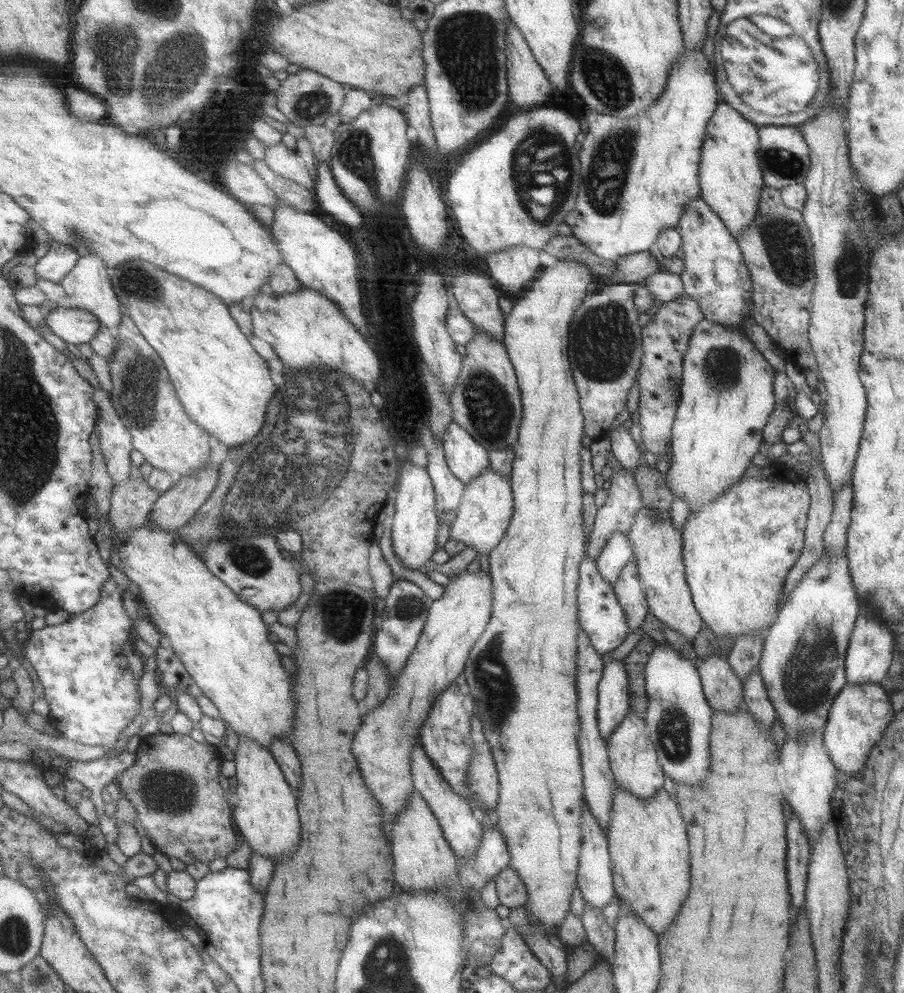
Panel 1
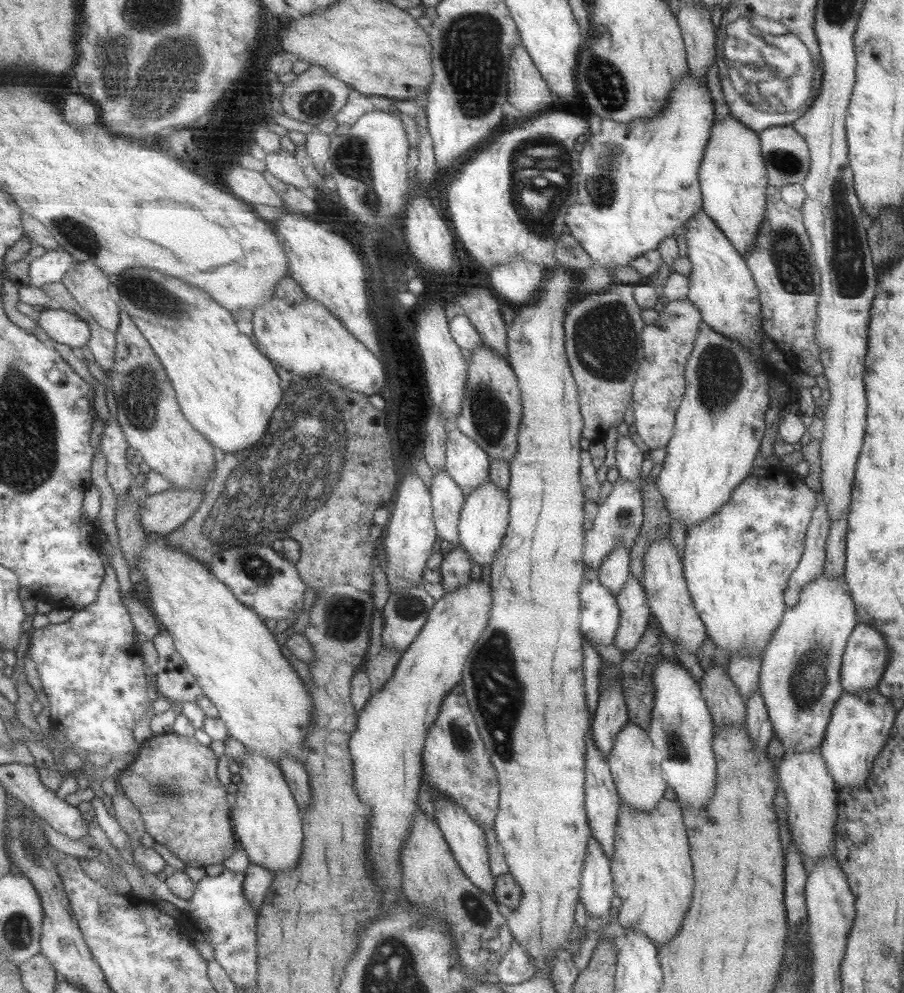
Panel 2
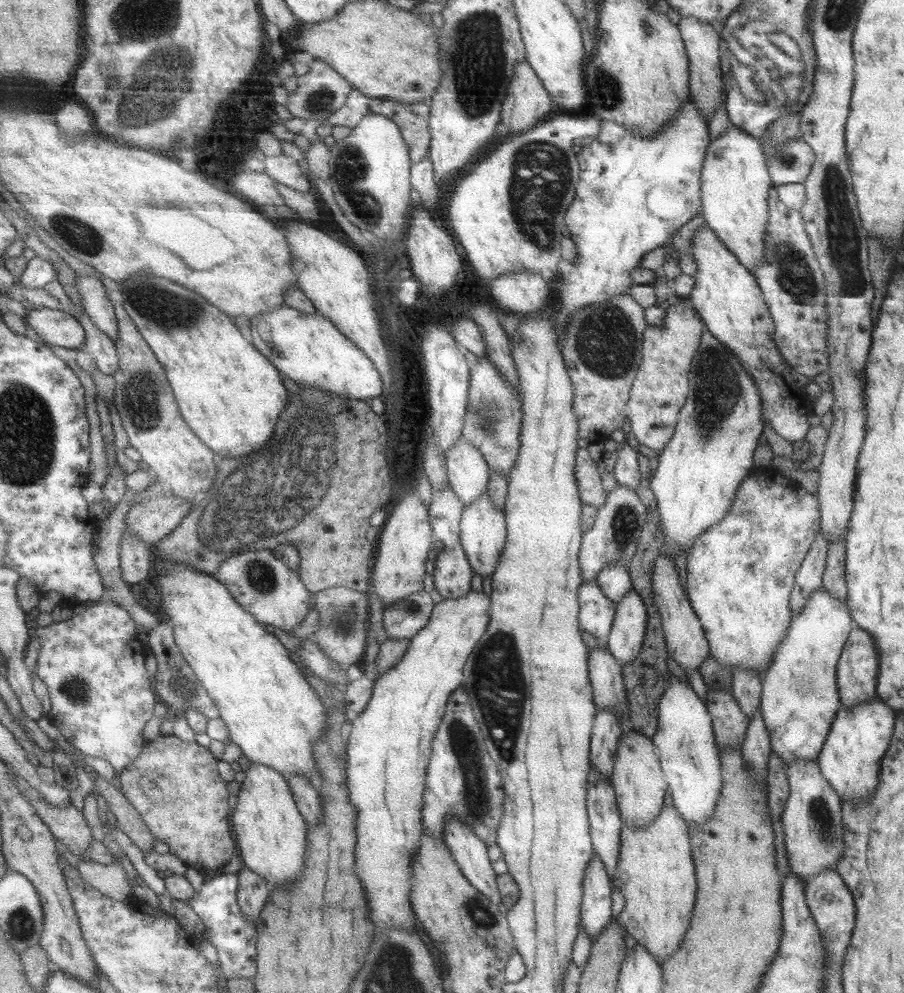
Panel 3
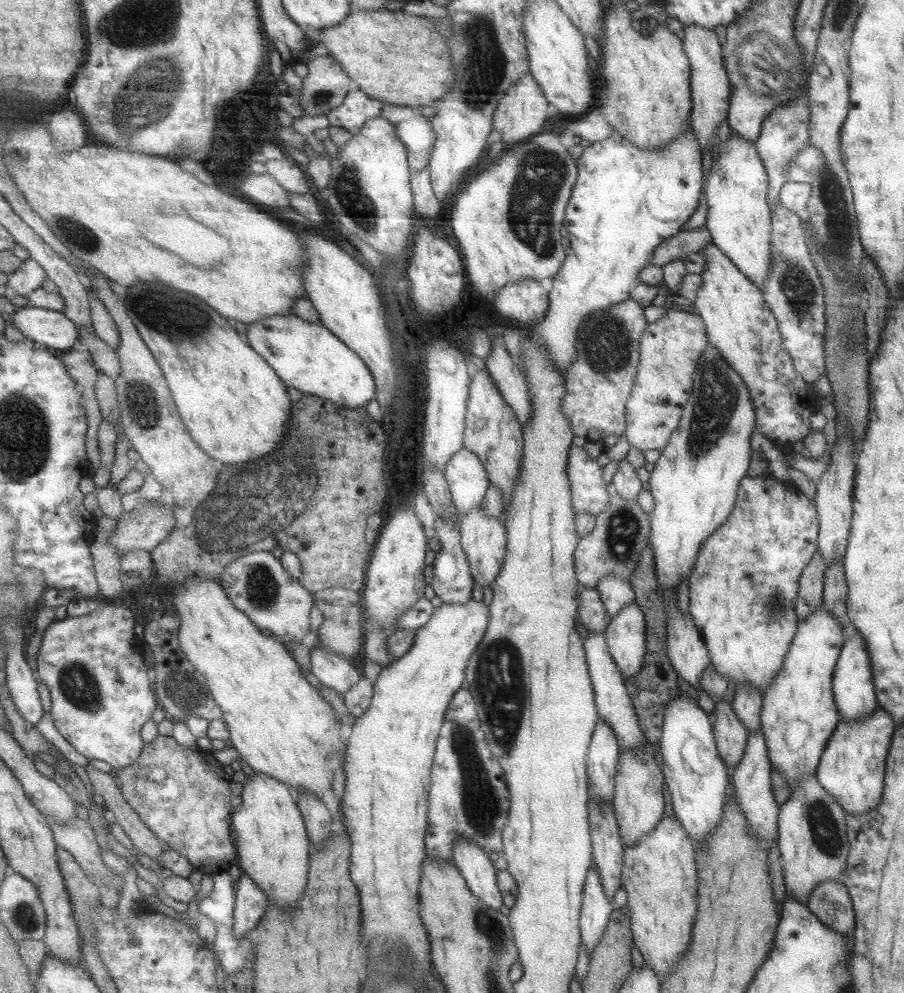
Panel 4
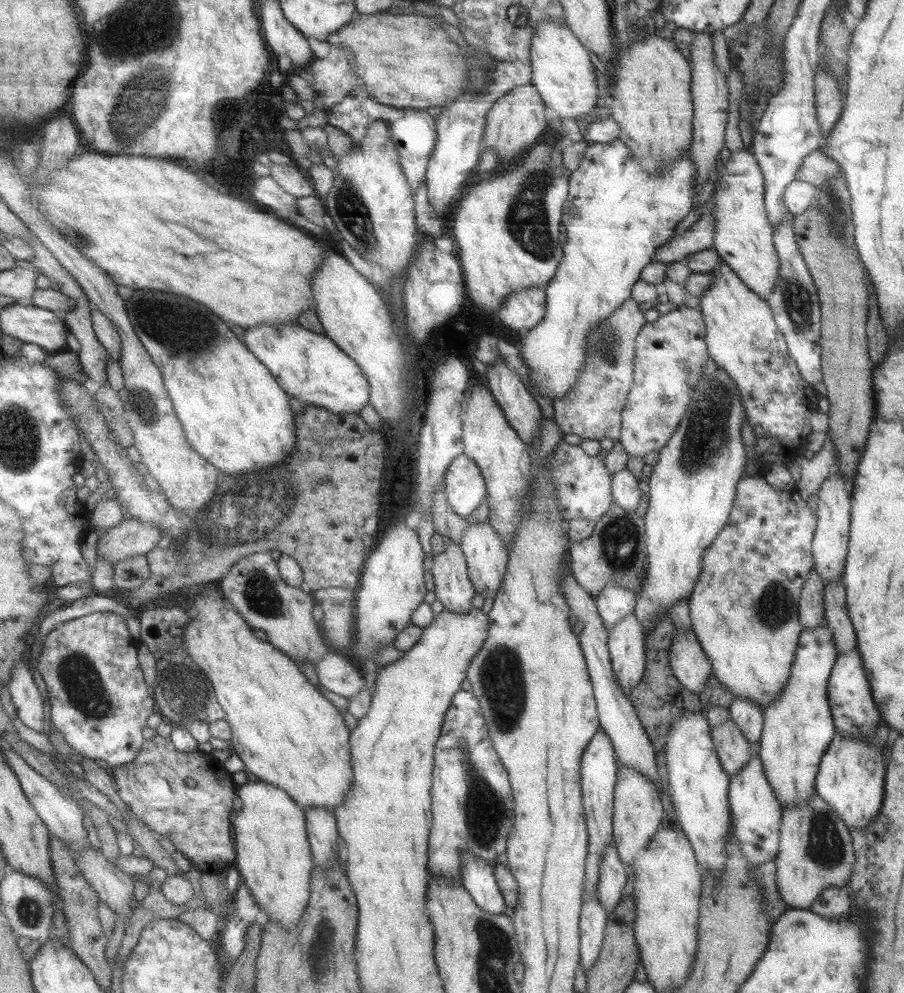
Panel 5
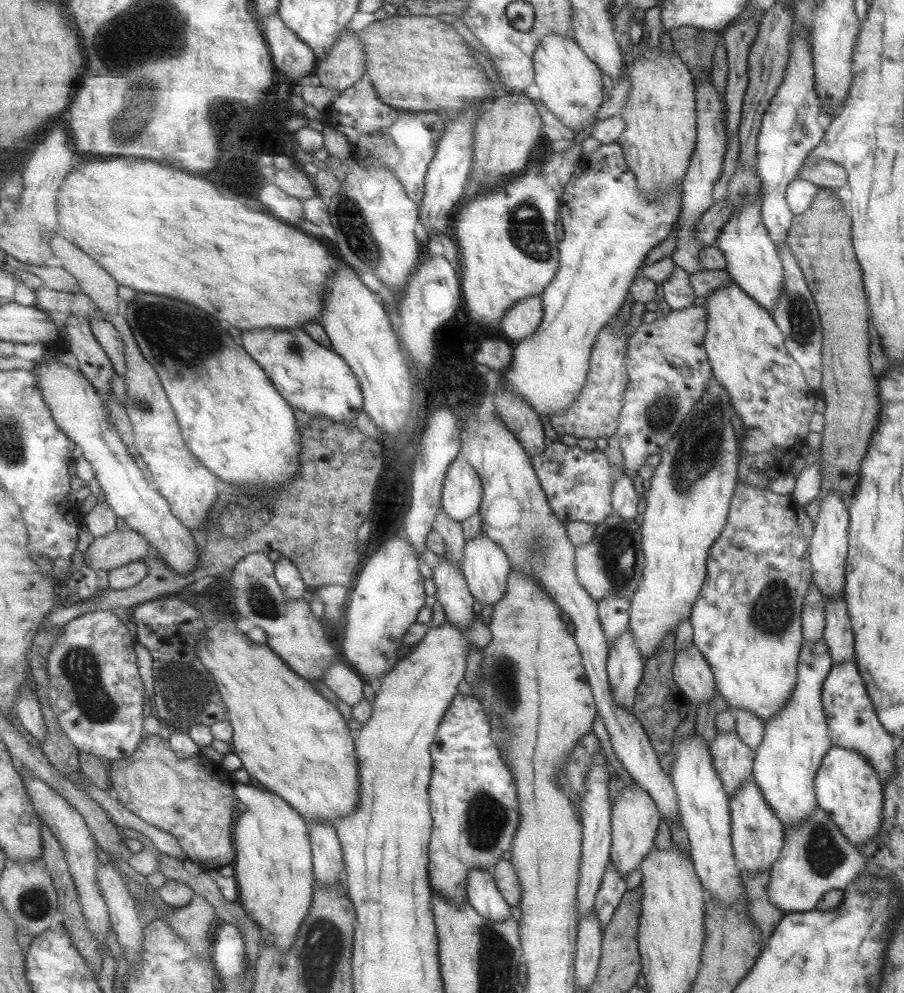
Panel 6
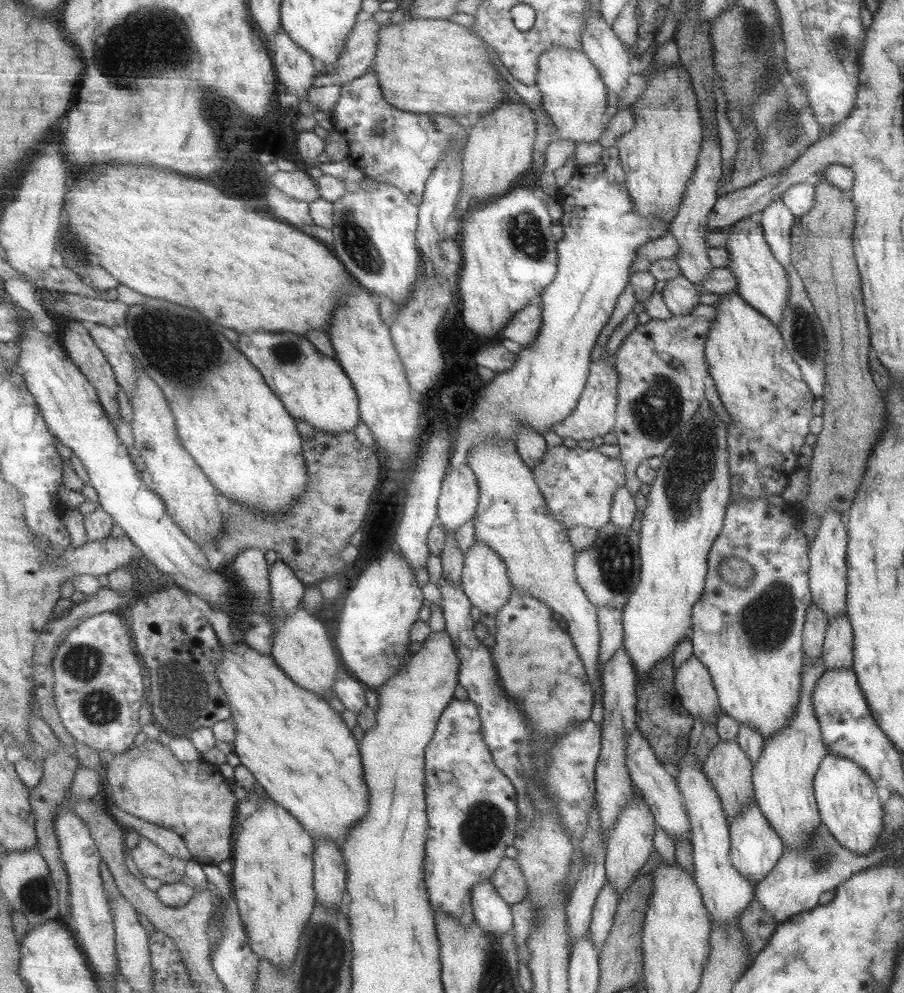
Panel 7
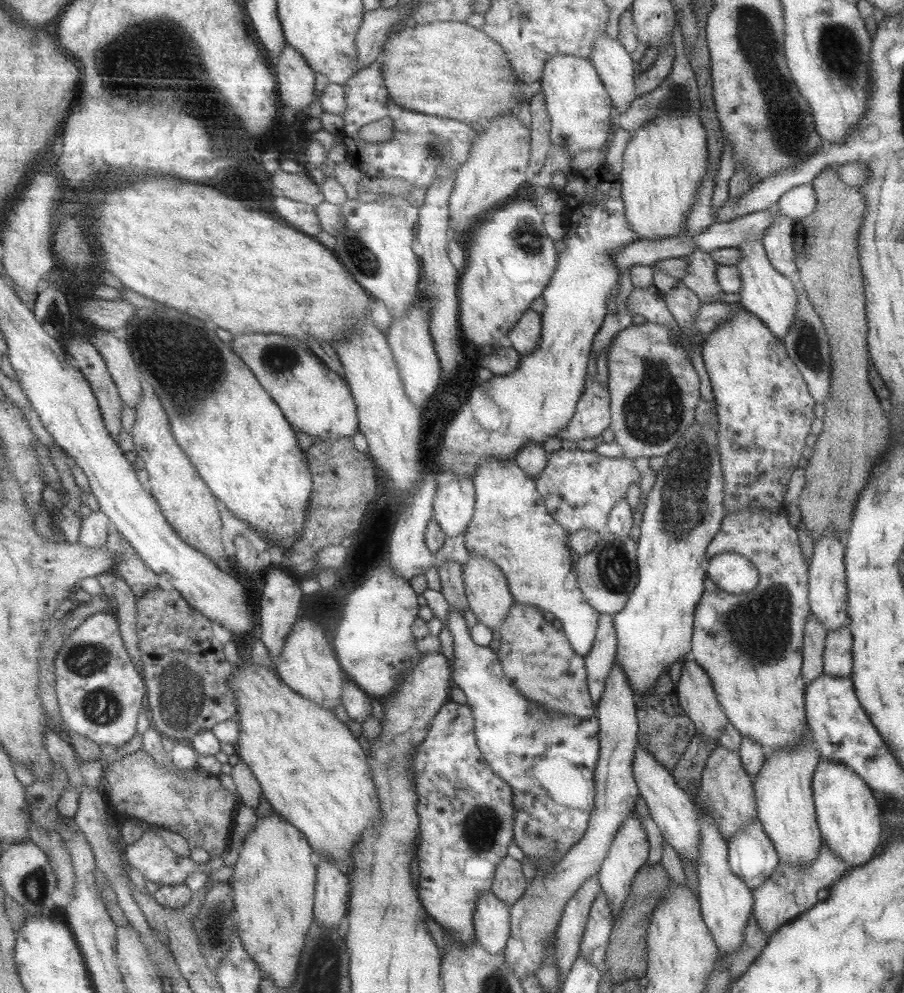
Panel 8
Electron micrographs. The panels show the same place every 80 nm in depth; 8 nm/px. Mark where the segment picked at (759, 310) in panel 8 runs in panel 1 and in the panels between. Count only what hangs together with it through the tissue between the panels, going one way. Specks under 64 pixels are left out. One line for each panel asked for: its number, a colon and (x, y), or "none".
1: (730, 179)
2: (732, 178)
3: (734, 178)
4: (738, 218)
5: (742, 237)
6: (752, 262)
7: (762, 283)

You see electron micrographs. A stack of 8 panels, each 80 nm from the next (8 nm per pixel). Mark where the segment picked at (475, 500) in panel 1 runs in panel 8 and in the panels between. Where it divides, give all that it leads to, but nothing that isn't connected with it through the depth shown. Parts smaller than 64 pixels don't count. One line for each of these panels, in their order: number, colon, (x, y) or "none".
2: (485, 515)
3: (483, 528)
4: (483, 537)
5: (487, 556)
6: (486, 567)
7: (486, 582)
8: (489, 595)

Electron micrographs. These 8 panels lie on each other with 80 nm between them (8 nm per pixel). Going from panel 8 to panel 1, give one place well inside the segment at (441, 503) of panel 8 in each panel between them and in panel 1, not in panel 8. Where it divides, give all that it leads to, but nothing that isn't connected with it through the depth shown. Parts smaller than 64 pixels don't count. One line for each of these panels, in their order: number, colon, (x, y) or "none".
1: (467, 457)
2: (468, 463)
3: (468, 471)
4: (469, 482)
5: (466, 488)
6: (463, 494)
7: (460, 498)

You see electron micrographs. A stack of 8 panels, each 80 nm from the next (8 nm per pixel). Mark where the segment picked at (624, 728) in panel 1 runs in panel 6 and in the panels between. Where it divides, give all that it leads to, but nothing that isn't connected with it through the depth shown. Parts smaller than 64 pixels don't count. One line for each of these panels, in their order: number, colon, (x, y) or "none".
2: (640, 784)
3: (638, 782)
4: (637, 804)
5: (637, 812)
6: (634, 819)

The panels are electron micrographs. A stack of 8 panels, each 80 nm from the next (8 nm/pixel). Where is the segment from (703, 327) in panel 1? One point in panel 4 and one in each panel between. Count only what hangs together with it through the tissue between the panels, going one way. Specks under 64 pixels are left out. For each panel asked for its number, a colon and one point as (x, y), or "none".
2: (718, 427)
3: (710, 452)
4: (694, 483)

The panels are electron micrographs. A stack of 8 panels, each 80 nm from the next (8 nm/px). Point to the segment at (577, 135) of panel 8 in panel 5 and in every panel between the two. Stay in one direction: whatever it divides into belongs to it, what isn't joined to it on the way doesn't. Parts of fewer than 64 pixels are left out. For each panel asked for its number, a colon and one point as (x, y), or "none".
5: (563, 75)
6: (569, 84)
7: (571, 91)

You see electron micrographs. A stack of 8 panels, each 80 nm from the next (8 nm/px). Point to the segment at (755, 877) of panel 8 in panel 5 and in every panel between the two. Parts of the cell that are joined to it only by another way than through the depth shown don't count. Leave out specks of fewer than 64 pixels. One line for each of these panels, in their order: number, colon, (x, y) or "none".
5: (755, 814)
6: (756, 835)
7: (754, 847)

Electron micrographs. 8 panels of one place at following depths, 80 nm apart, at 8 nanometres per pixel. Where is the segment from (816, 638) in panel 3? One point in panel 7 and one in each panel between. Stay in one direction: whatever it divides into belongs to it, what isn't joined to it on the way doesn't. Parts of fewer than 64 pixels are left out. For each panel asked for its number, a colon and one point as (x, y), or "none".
4: (798, 715)
5: (797, 726)
6: (785, 762)
7: (782, 778)

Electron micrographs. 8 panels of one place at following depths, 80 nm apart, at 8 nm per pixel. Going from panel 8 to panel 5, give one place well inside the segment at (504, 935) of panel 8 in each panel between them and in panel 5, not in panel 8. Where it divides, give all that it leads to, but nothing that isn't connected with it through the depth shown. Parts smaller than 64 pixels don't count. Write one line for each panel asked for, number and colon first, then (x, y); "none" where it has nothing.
5: (478, 875)
6: (484, 896)
7: (492, 912)

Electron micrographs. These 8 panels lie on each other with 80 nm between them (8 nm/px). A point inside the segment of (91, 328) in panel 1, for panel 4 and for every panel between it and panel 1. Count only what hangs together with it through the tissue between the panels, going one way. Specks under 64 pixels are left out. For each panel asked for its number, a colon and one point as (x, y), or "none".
2: (60, 325)
3: (57, 327)
4: (51, 328)

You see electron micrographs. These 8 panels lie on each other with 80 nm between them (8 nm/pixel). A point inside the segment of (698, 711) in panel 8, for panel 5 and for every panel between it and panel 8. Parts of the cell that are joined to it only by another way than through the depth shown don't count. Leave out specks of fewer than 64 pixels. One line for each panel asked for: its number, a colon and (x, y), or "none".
5: (689, 665)
6: (690, 671)
7: (692, 682)

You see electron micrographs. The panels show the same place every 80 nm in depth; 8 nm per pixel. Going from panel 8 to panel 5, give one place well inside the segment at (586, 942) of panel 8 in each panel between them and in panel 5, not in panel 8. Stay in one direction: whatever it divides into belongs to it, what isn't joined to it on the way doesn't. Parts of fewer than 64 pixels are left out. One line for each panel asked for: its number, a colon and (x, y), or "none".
5: (612, 873)
6: (612, 887)
7: (603, 912)

